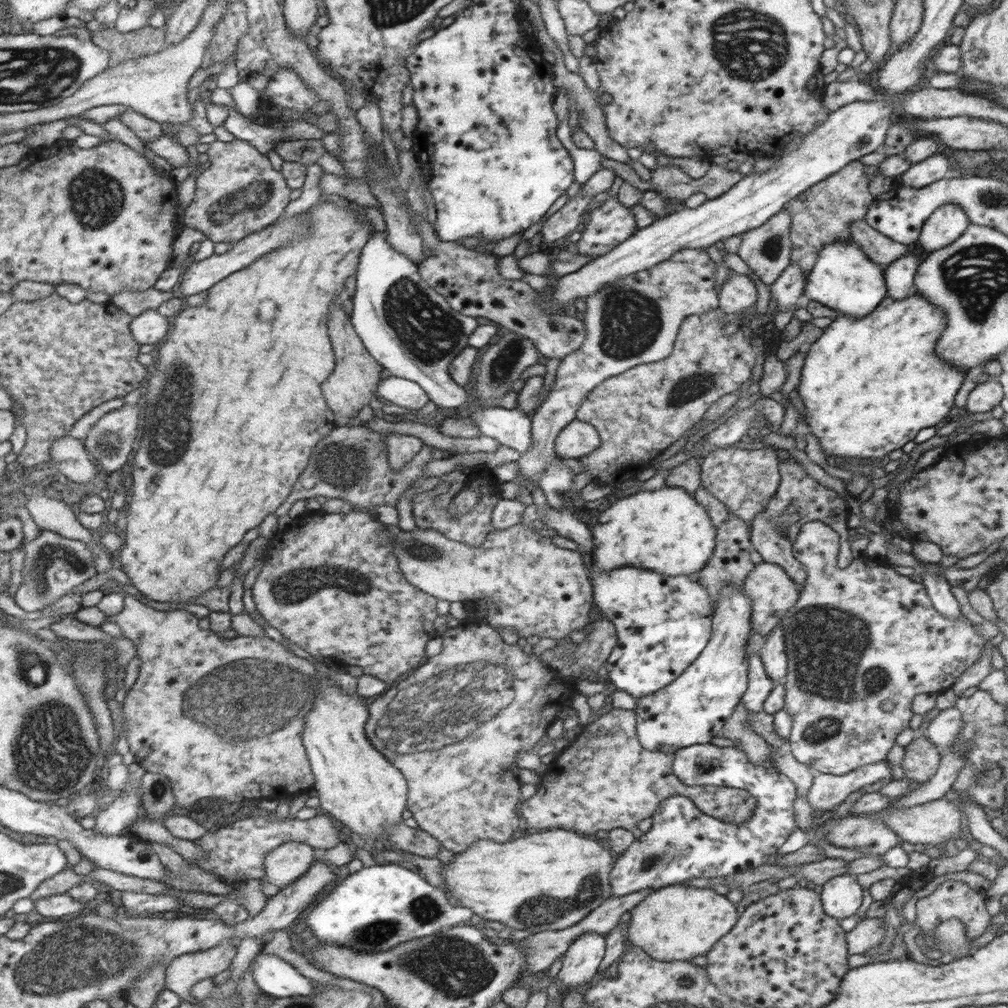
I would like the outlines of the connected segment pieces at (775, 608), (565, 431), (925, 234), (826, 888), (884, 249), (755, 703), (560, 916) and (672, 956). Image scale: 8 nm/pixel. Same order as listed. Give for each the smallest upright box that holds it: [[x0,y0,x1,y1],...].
[[741,561,798,636],[554,419,601,458],[919,204,969,252],[821,875,861,920],[850,220,908,270],[741,652,775,713],[440,830,613,934],[625,884,737,961]]

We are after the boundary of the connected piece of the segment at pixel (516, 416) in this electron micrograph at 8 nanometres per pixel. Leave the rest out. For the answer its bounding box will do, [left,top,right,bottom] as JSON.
[469,406,533,454]

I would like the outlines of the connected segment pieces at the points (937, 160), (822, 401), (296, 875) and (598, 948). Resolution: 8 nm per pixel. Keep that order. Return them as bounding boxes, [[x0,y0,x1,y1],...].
[[897,154,949,188],[795,293,967,458],[263,842,320,889],[554,932,606,990]]

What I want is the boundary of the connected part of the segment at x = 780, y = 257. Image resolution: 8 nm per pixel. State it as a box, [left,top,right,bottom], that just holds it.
[736,207,791,286]

